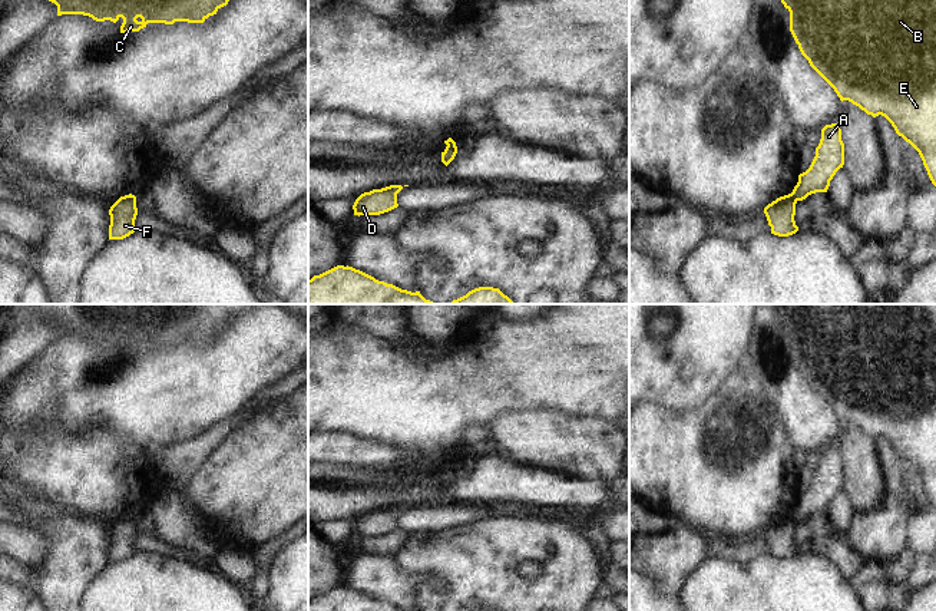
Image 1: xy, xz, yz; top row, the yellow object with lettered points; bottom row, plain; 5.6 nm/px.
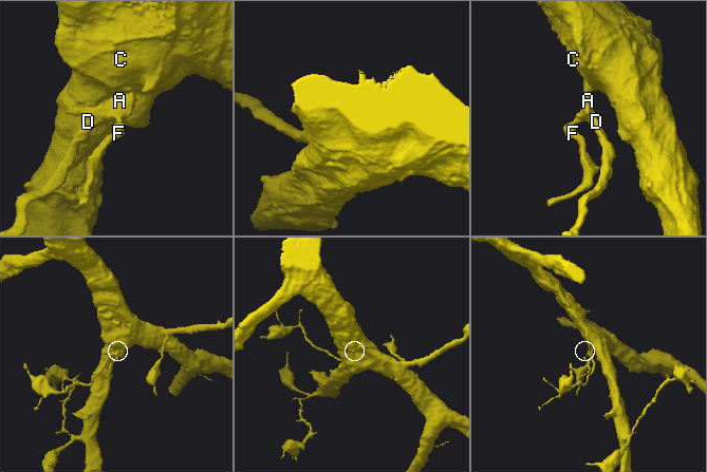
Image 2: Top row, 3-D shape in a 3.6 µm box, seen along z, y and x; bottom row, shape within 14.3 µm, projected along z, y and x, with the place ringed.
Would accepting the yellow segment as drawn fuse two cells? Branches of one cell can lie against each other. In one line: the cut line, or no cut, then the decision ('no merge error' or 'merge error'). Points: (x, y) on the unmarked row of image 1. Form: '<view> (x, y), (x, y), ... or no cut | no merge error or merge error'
yz (790, 515), (796, 522) | merge error

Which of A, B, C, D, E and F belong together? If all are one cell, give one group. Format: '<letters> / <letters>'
A B C D E / F

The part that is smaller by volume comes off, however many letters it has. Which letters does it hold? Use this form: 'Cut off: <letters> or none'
Cut off: F

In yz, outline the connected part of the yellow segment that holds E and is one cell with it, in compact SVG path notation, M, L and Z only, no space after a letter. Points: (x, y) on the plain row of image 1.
M767 304L790 333L790 353L810 387L834 410L840 422L849 422L873 439L884 437L896 455L920 476L936 508L936 304Z

